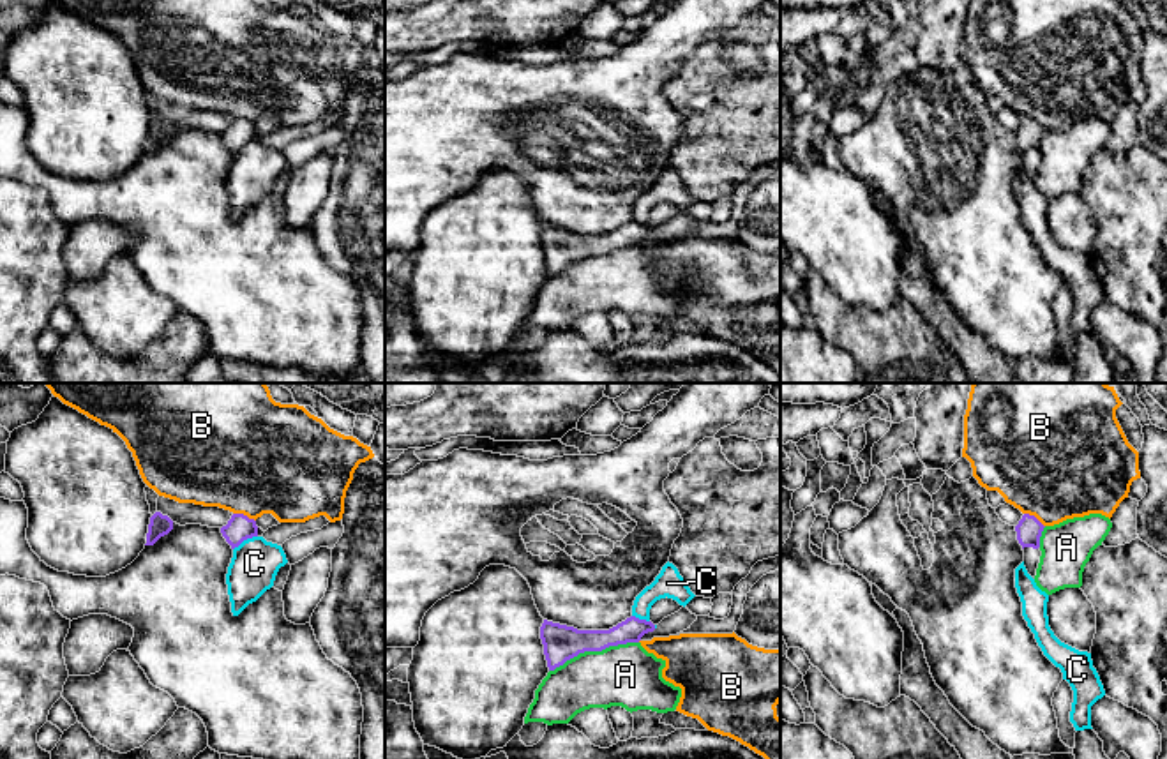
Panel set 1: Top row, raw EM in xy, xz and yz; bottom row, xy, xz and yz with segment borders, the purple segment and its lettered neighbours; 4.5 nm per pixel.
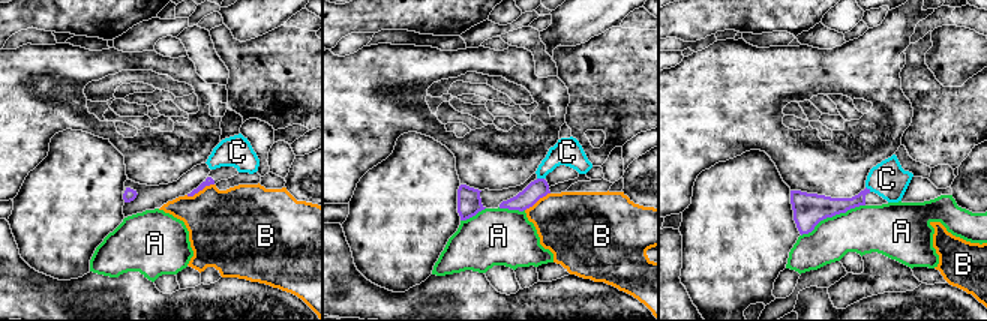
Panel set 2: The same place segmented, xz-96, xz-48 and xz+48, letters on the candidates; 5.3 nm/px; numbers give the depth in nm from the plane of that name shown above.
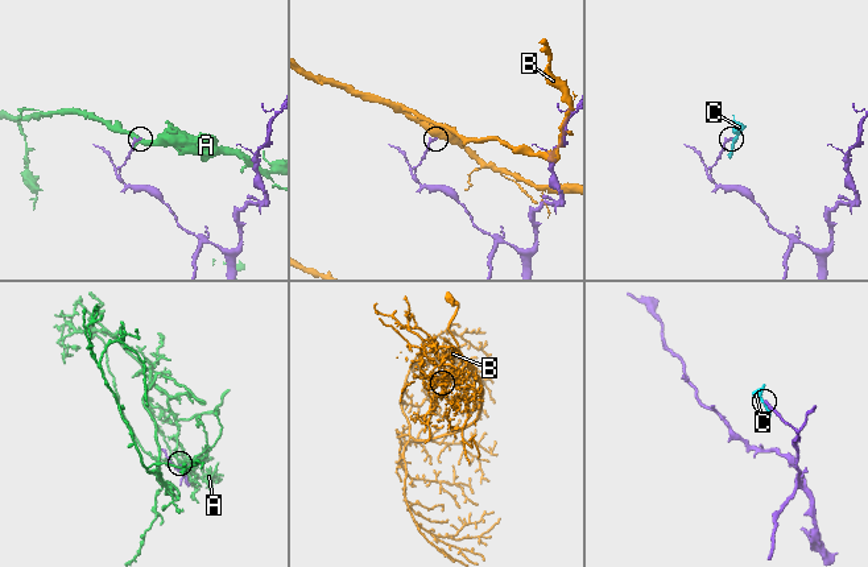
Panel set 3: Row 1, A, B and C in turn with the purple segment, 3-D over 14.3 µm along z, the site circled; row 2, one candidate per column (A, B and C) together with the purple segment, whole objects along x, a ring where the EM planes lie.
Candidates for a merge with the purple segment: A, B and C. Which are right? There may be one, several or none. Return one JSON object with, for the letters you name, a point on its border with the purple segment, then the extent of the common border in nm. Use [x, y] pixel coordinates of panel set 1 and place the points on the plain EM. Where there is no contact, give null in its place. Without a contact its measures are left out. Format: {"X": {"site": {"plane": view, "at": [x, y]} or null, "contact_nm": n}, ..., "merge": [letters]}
{"merge": []}

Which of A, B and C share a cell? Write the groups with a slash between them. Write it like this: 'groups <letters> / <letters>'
groups A / B / C

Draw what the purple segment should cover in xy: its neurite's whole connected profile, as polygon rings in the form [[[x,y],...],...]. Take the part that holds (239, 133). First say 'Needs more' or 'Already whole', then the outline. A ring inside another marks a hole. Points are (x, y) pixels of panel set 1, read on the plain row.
Already whole. [[[233,118],[228,129],[221,132],[221,138],[231,154],[235,154],[244,145],[258,141],[258,131],[254,124],[249,124],[244,118]]]

